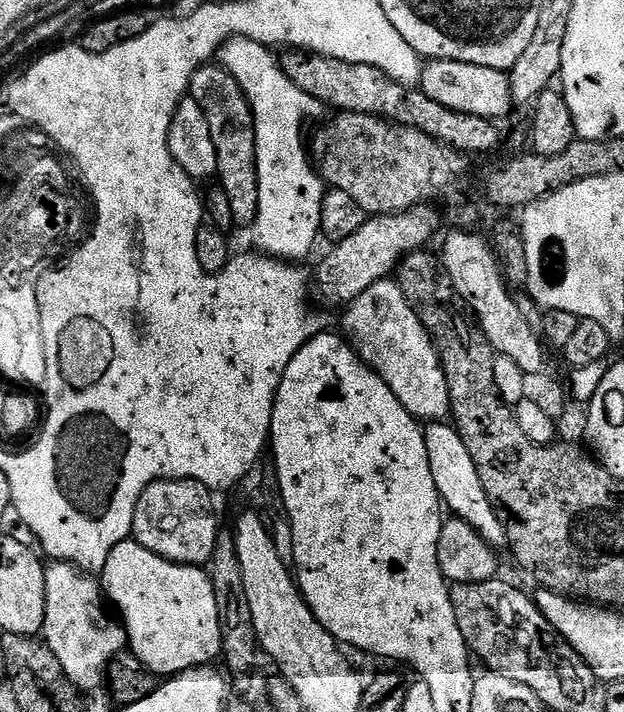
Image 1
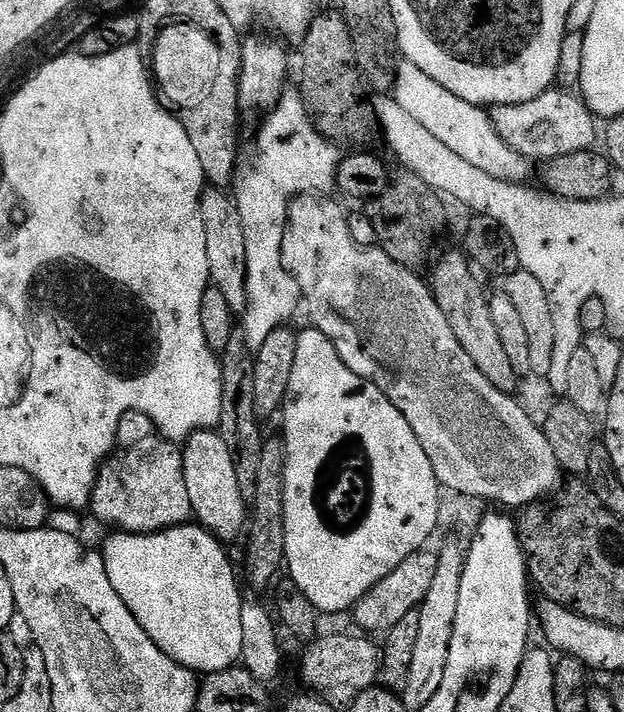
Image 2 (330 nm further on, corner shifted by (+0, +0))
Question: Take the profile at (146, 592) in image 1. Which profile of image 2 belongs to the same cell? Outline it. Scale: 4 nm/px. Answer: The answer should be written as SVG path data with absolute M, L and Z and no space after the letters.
M192 522L179 524L176 528L165 528L162 532L117 531L105 542L104 548L102 547L106 574L110 578L110 586L114 586L114 590L118 590L118 598L122 598L122 602L126 602L130 614L134 614L134 618L138 618L142 630L146 630L146 634L150 634L150 638L159 648L170 658L174 658L174 662L178 662L184 668L189 668L191 672L197 674L207 674L233 667L240 660L240 655L242 654L241 619L244 600L242 599L242 595L240 596L241 581L238 579L237 569L236 572L232 569L232 564L228 561L228 556L224 553L224 548L225 545L217 540L211 532Z

